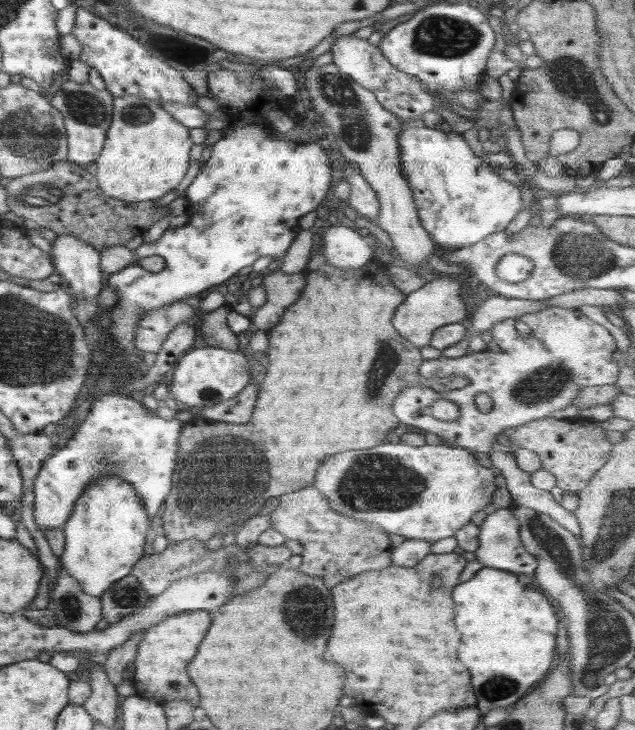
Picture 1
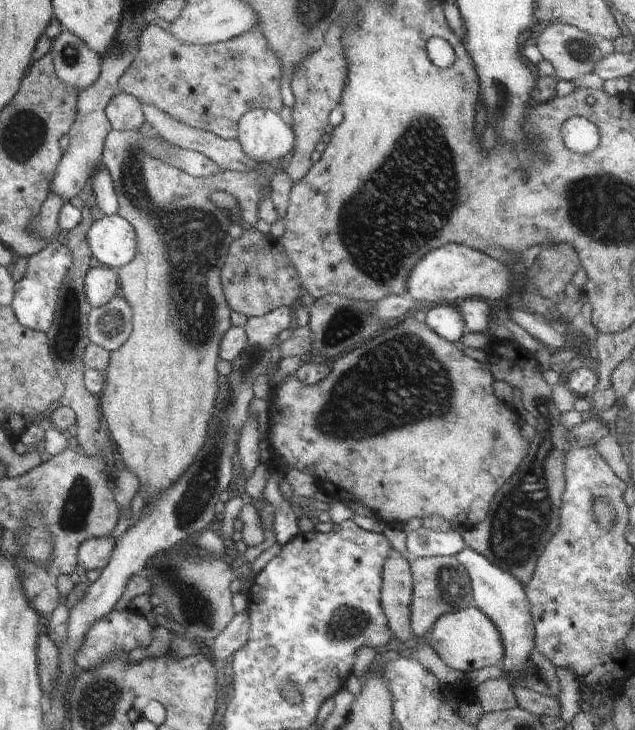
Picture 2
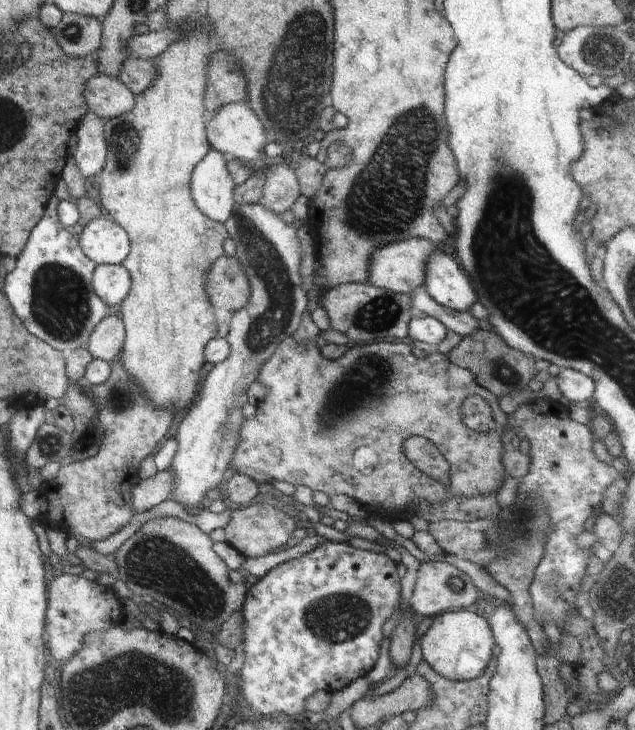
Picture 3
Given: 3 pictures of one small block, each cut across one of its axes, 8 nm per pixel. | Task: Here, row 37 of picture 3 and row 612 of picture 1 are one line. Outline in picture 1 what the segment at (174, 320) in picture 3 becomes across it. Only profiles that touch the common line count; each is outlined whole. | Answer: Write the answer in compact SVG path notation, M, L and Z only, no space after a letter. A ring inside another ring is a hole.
M187 611L170 615L158 624L148 628L144 640L138 644L133 686L135 694L140 698L150 698L164 705L172 700L184 700L192 704L198 711L200 692L190 682L187 668L196 656L198 644L202 642L208 626L211 624L212 613L208 611Z

